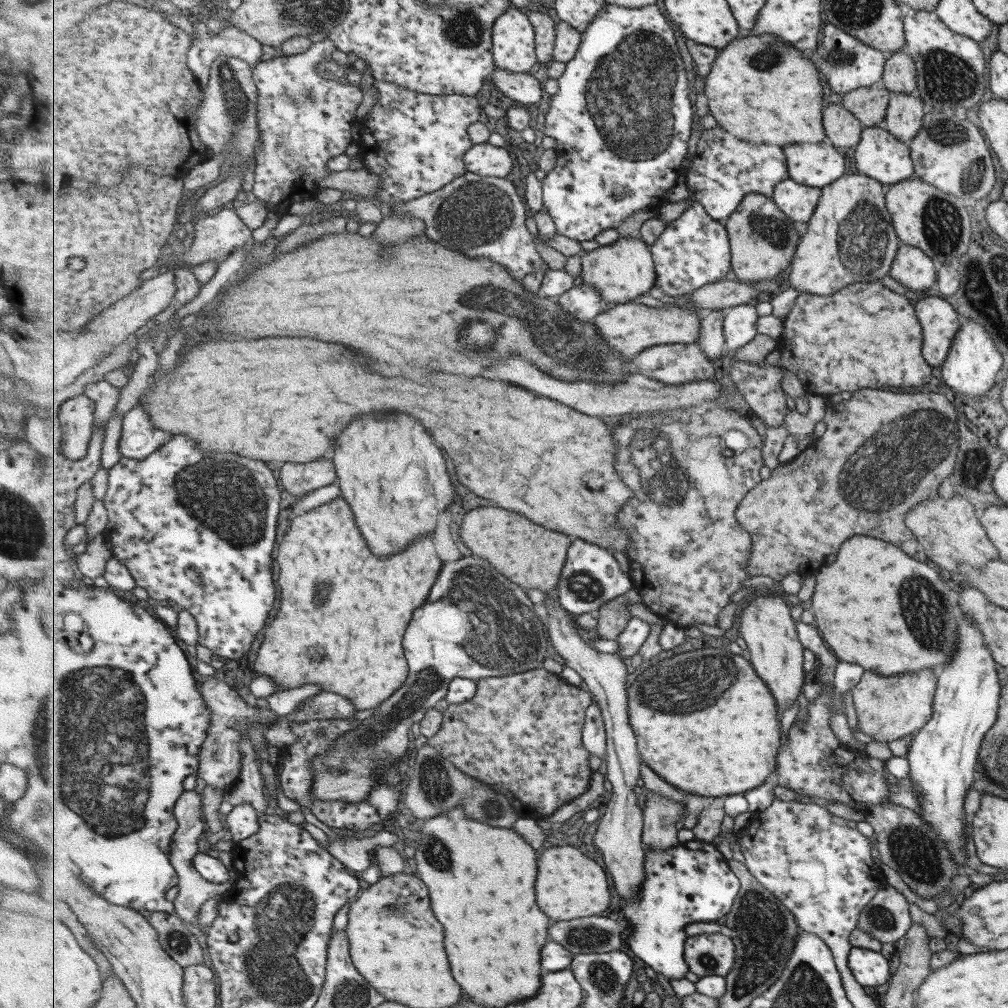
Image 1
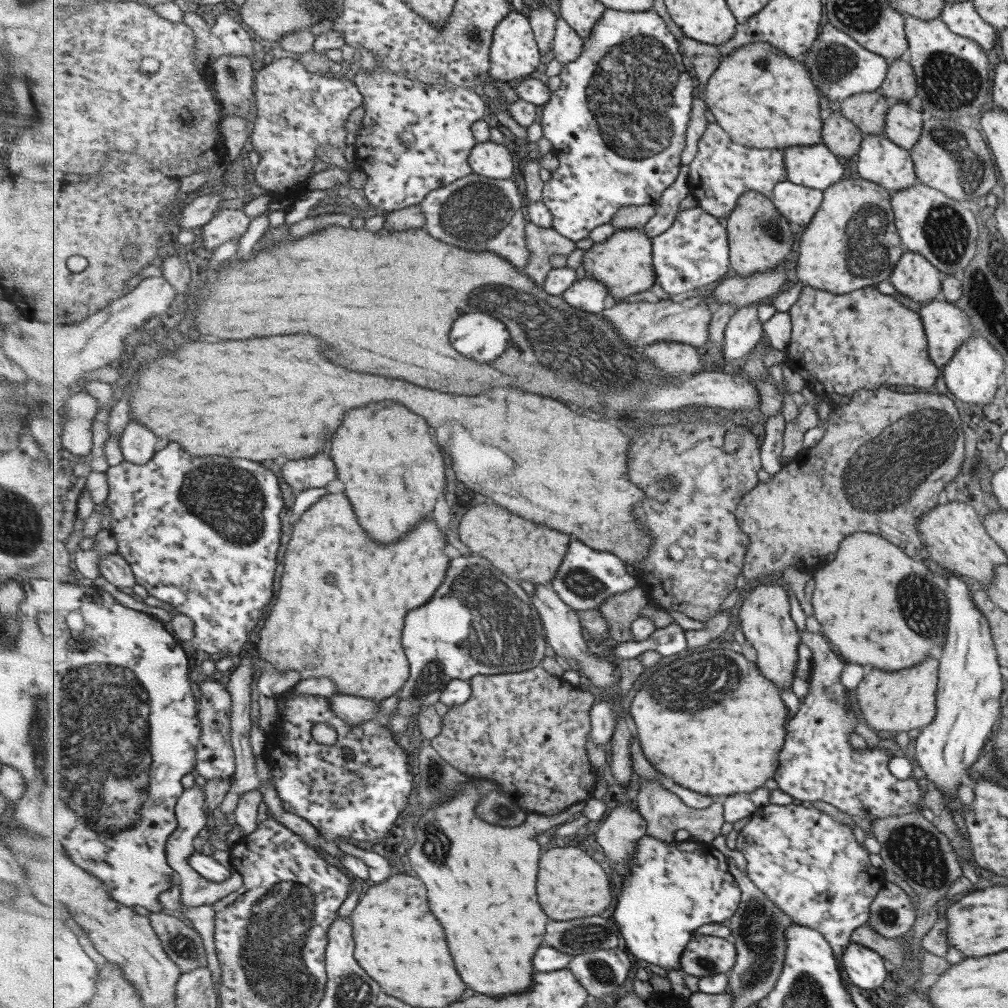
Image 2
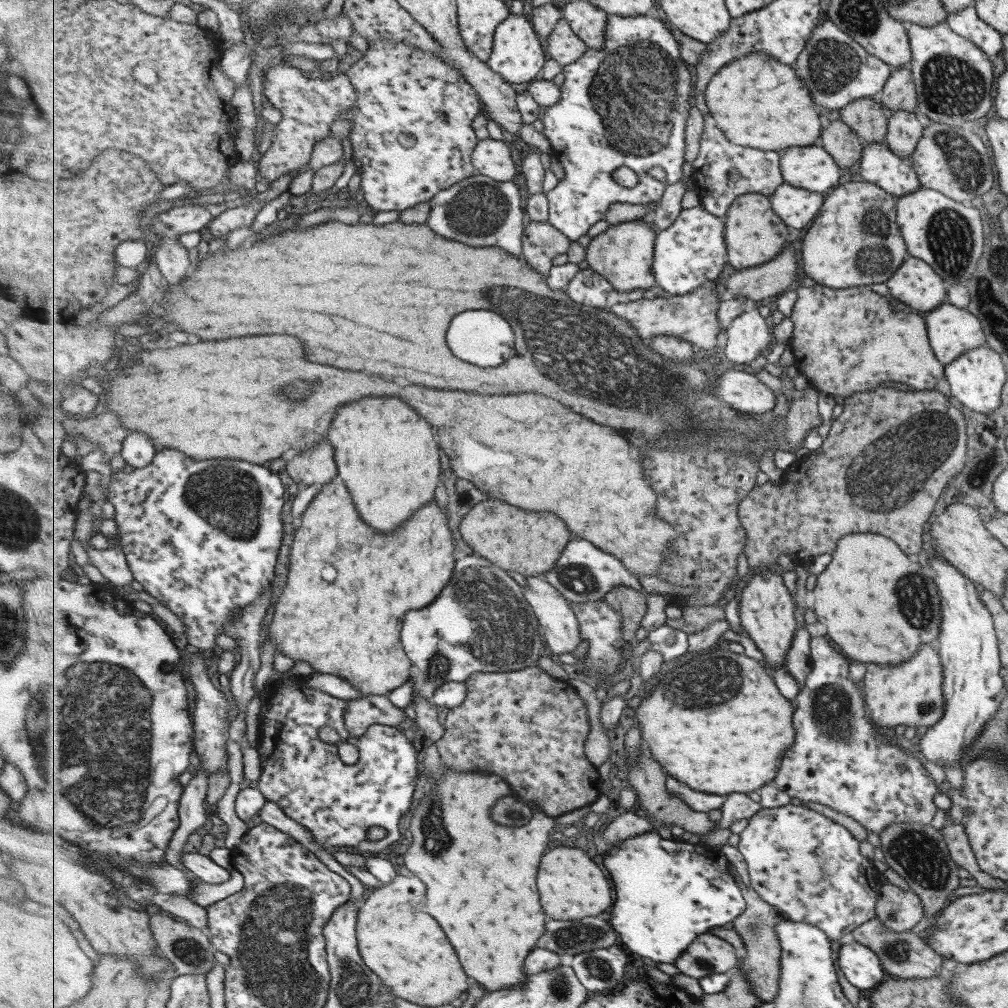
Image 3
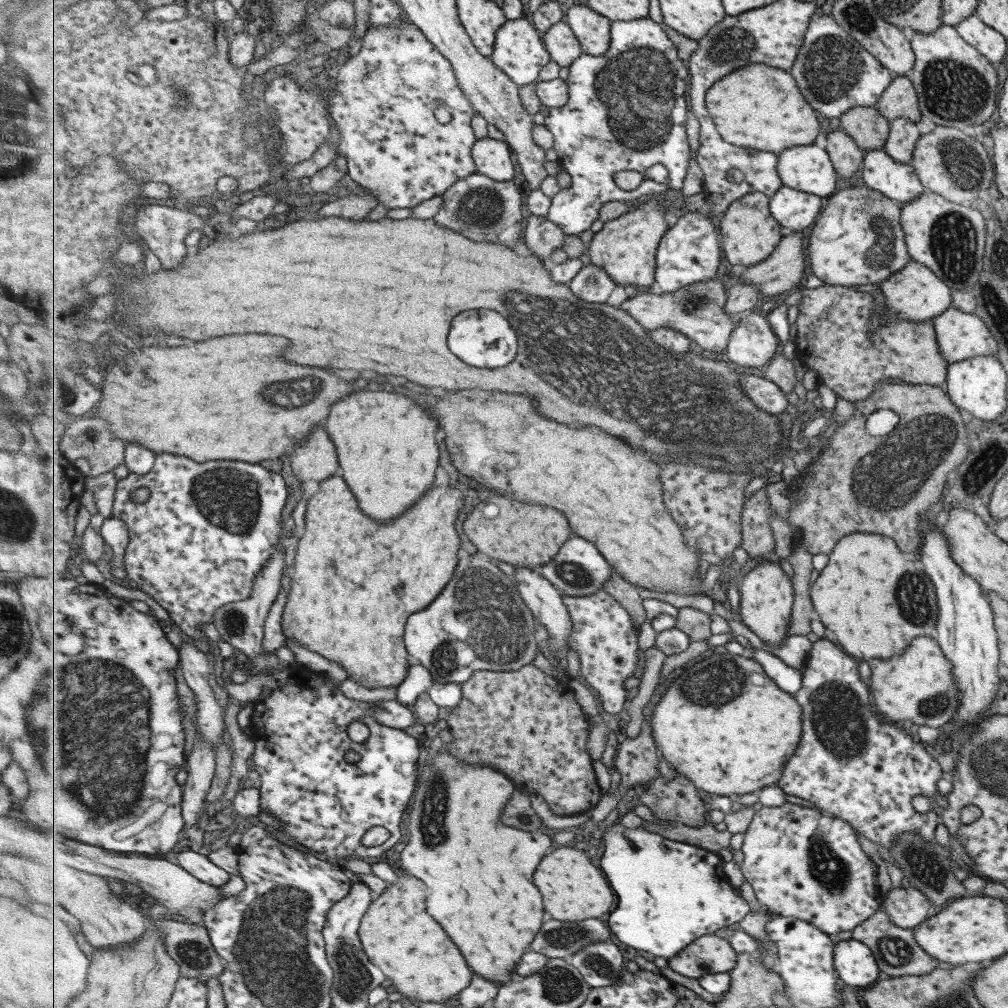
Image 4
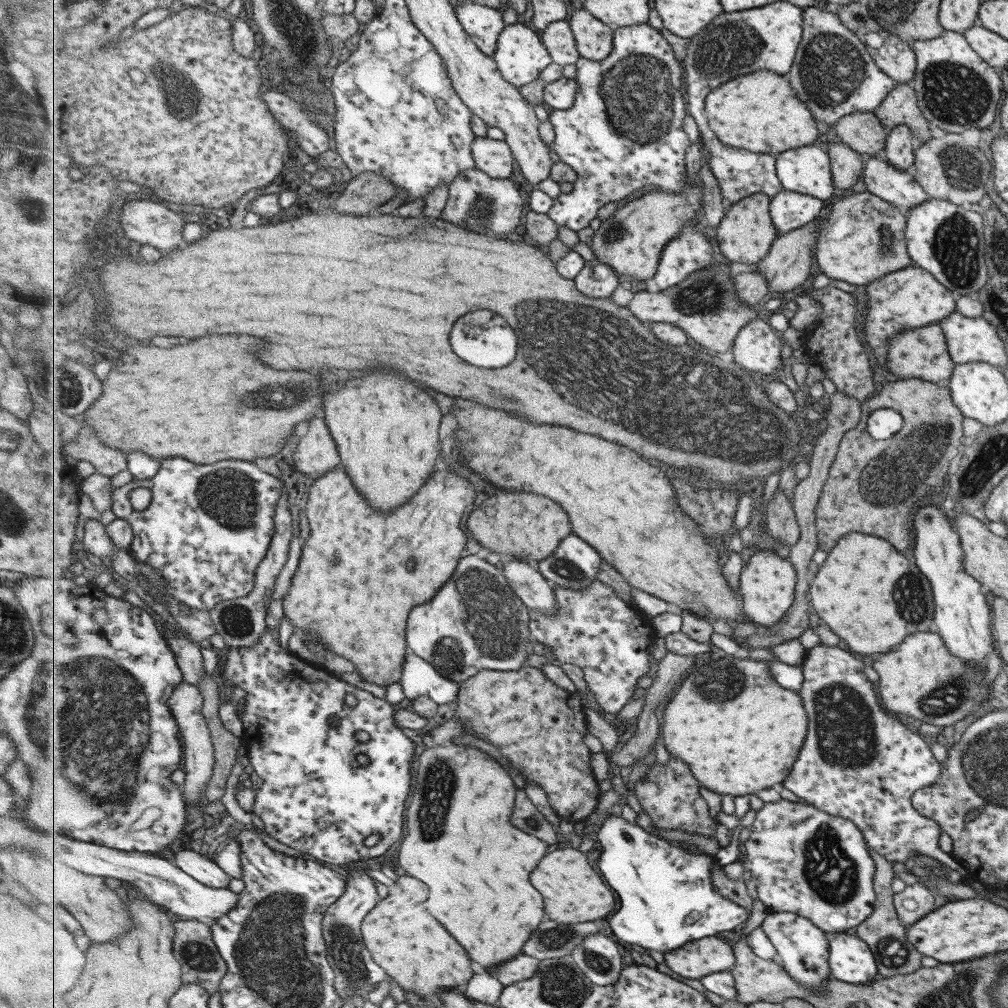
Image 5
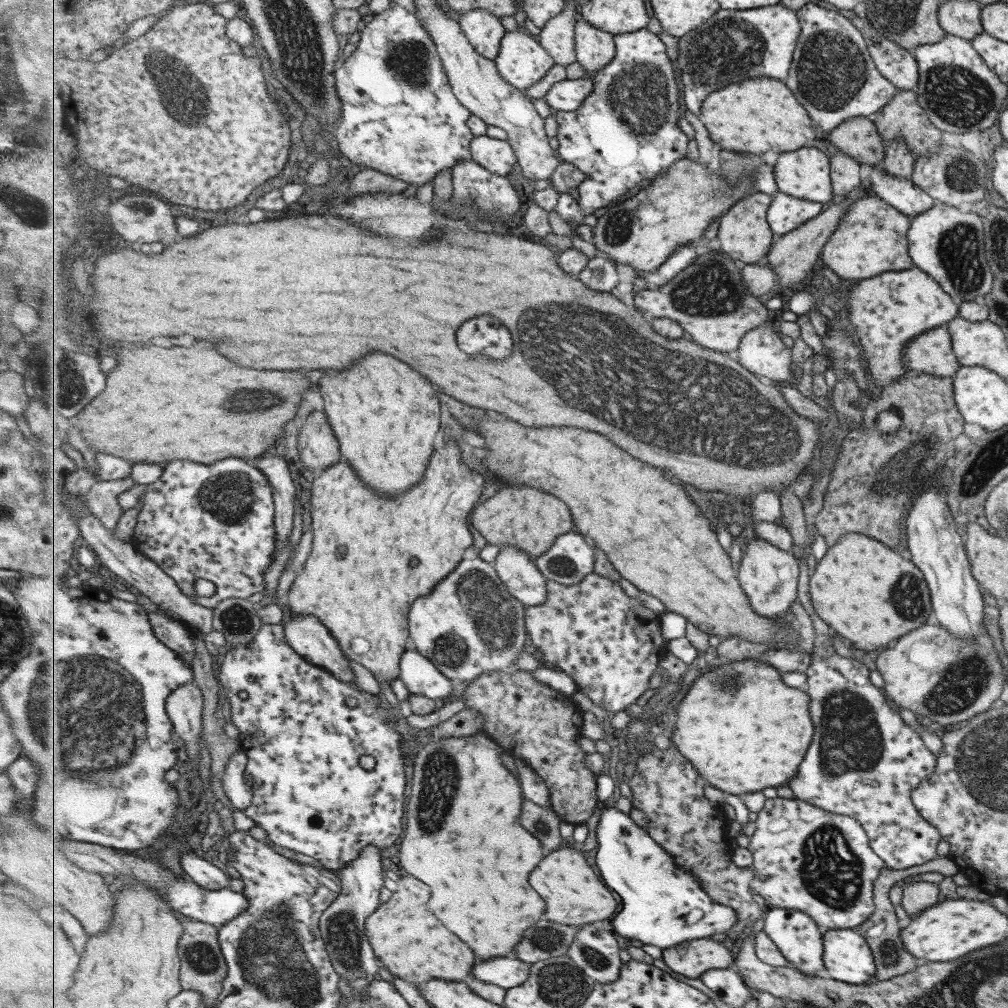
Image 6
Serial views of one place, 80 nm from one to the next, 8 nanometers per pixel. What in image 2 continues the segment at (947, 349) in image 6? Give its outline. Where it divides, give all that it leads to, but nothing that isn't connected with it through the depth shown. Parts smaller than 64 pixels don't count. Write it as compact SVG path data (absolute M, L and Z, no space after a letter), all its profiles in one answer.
M804 286L802 288L800 297L797 302L792 306L788 312L792 316L792 339L788 344L789 366L790 368L799 373L805 380L807 386L813 387L813 391L817 396L828 396L831 392L835 394L851 395L856 390L867 389L875 390L881 387L881 384L899 384L899 386L916 386L925 390L929 386L934 386L933 383L937 378L937 374L941 371L933 364L933 361L928 357L928 346L920 321L919 315L907 307L901 305L897 300L893 299L891 295L879 293L875 286L864 286L862 289L853 290L850 293L833 295L827 291L813 291L812 286Z

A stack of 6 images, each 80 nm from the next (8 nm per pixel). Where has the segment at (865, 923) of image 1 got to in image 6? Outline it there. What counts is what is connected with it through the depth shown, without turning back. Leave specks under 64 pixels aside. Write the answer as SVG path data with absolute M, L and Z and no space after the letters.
M926 881L904 882L902 889L901 906L909 914L909 918L913 917L913 914L933 906L940 899L939 888L935 883Z

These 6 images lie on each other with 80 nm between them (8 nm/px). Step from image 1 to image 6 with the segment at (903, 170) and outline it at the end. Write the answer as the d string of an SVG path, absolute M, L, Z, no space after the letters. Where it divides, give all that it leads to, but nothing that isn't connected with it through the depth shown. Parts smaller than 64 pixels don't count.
M875 166L870 167L868 177L871 178L871 190L875 192L875 197L883 200L888 206L910 218L933 206L934 201L928 194L909 179L891 177L883 170L874 170Z

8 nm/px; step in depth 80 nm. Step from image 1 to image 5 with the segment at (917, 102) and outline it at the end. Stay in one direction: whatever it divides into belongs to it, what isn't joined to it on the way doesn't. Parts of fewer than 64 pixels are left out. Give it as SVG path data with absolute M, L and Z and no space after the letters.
M898 124L886 134L884 150L880 153L891 167L909 172L914 160L911 132L904 124Z

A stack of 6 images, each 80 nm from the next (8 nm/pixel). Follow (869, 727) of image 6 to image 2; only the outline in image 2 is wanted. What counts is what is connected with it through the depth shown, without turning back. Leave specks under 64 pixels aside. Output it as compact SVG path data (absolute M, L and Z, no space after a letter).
M805 630L803 631L802 641L811 648L812 653L811 690L809 690L807 696L800 699L801 706L799 710L792 719L789 719L791 720L791 726L789 726L789 734L787 734L787 746L783 748L783 754L781 754L779 774L775 774L778 788L803 803L820 800L831 804L841 812L846 812L851 816L859 816L861 820L869 820L870 823L878 818L901 816L908 812L914 812L916 804L924 805L922 804L923 784L919 784L919 780L913 776L909 776L905 780L895 778L887 770L887 763L891 757L887 756L885 752L869 747L857 750L849 744L847 735L853 732L859 712L857 712L852 693L847 692L839 682L839 675L841 675L844 667L843 662L829 650L823 636Z

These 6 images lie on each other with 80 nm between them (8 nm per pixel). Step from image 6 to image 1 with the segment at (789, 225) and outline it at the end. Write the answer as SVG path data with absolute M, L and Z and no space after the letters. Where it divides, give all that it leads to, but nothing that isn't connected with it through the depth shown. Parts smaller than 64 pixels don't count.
M788 178L776 186L773 200L791 220L808 223L817 209L820 197L820 189Z

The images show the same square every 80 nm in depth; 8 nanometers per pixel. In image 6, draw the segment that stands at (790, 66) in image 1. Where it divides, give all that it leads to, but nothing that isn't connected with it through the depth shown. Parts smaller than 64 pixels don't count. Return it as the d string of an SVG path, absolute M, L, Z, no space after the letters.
M755 78L741 84L731 84L703 102L703 116L699 118L709 128L713 142L735 153L777 154L799 150L811 144L813 128L811 116L795 98L795 94L775 78Z

